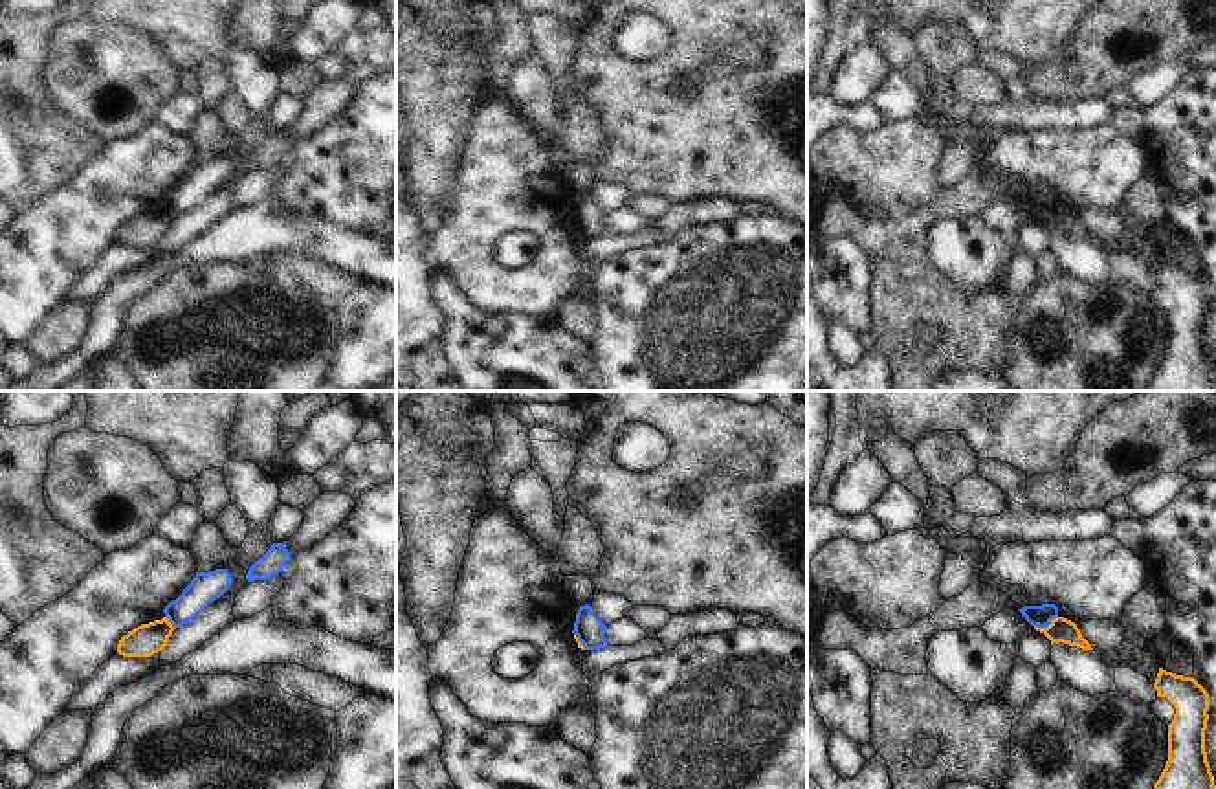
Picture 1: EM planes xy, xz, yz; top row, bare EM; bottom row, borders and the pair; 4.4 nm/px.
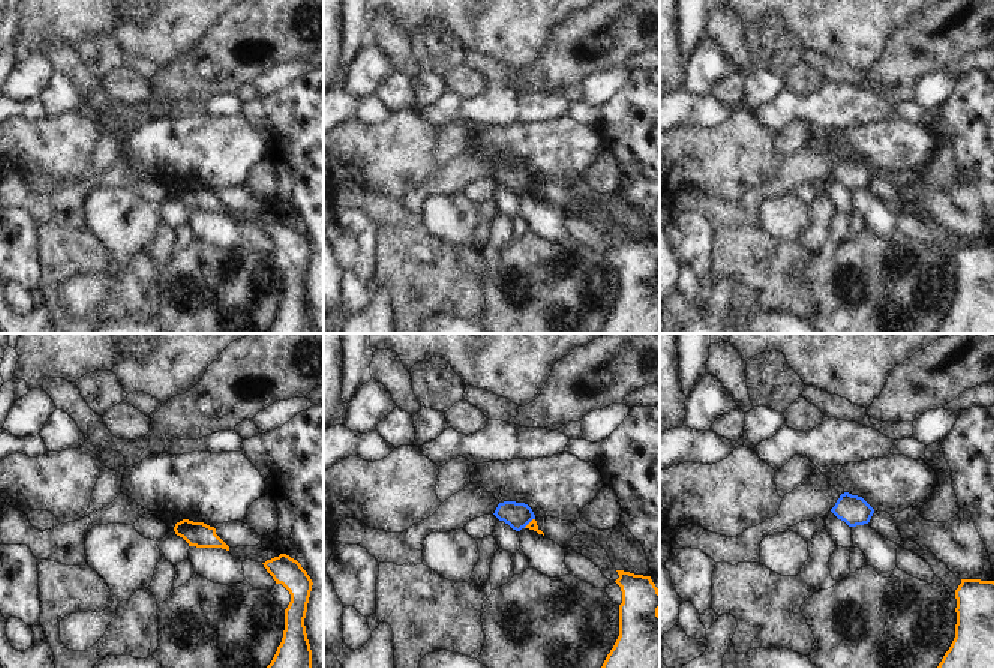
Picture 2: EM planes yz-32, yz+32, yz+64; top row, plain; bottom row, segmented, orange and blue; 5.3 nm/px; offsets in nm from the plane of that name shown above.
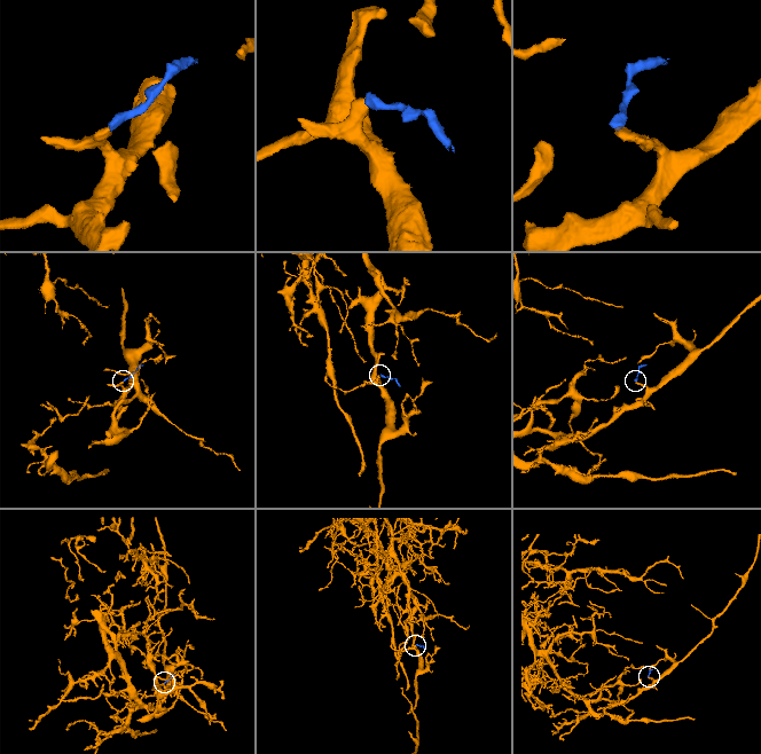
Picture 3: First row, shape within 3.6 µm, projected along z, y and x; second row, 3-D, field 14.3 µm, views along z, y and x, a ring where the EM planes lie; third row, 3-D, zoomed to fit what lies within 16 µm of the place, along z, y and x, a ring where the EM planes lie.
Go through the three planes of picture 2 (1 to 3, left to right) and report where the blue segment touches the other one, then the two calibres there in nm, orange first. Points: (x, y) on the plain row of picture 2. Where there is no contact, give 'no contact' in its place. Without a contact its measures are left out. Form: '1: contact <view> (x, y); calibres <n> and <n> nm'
1: no contact
2: contact yz+32 (529, 186); calibres 50 and 140 nm
3: no contact

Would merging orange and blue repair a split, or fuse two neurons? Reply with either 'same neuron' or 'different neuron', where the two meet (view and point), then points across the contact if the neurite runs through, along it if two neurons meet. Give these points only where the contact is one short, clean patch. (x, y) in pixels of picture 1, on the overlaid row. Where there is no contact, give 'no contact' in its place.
different neuron; meets orange in yz at (1048, 626); border along yz (1057, 615), (1046, 626), (1035, 626)

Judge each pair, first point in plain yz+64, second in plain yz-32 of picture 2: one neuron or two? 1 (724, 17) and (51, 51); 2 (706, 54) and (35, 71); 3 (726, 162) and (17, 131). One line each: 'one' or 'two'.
1: one
2: one
3: one

